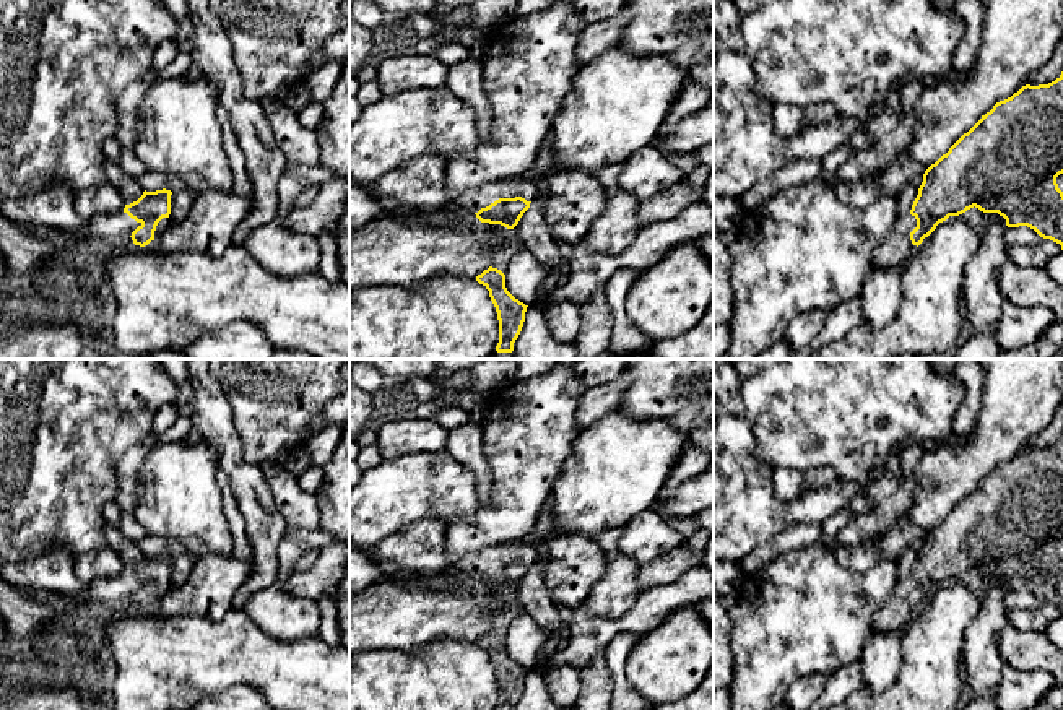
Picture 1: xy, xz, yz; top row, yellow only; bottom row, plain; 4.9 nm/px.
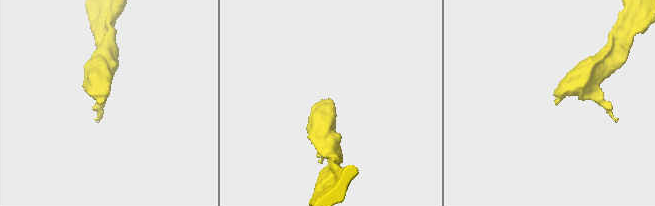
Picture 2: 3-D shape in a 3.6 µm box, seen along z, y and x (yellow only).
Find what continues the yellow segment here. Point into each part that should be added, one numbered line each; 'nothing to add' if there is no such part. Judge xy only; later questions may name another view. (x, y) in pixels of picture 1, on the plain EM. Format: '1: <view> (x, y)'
1: xy (111, 592)

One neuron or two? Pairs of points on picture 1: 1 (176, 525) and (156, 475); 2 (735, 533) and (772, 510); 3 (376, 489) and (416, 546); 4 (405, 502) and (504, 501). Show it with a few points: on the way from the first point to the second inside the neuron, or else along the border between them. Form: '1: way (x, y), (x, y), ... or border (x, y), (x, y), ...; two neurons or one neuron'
1: way (176, 512), (176, 494), (169, 488); one neuron
2: way (745, 523), (753, 515), (763, 515); one neuron
3: border (442, 520), (413, 522), (373, 549); two neurons
4: border (480, 506), (470, 520), (452, 520), (447, 525); two neurons

